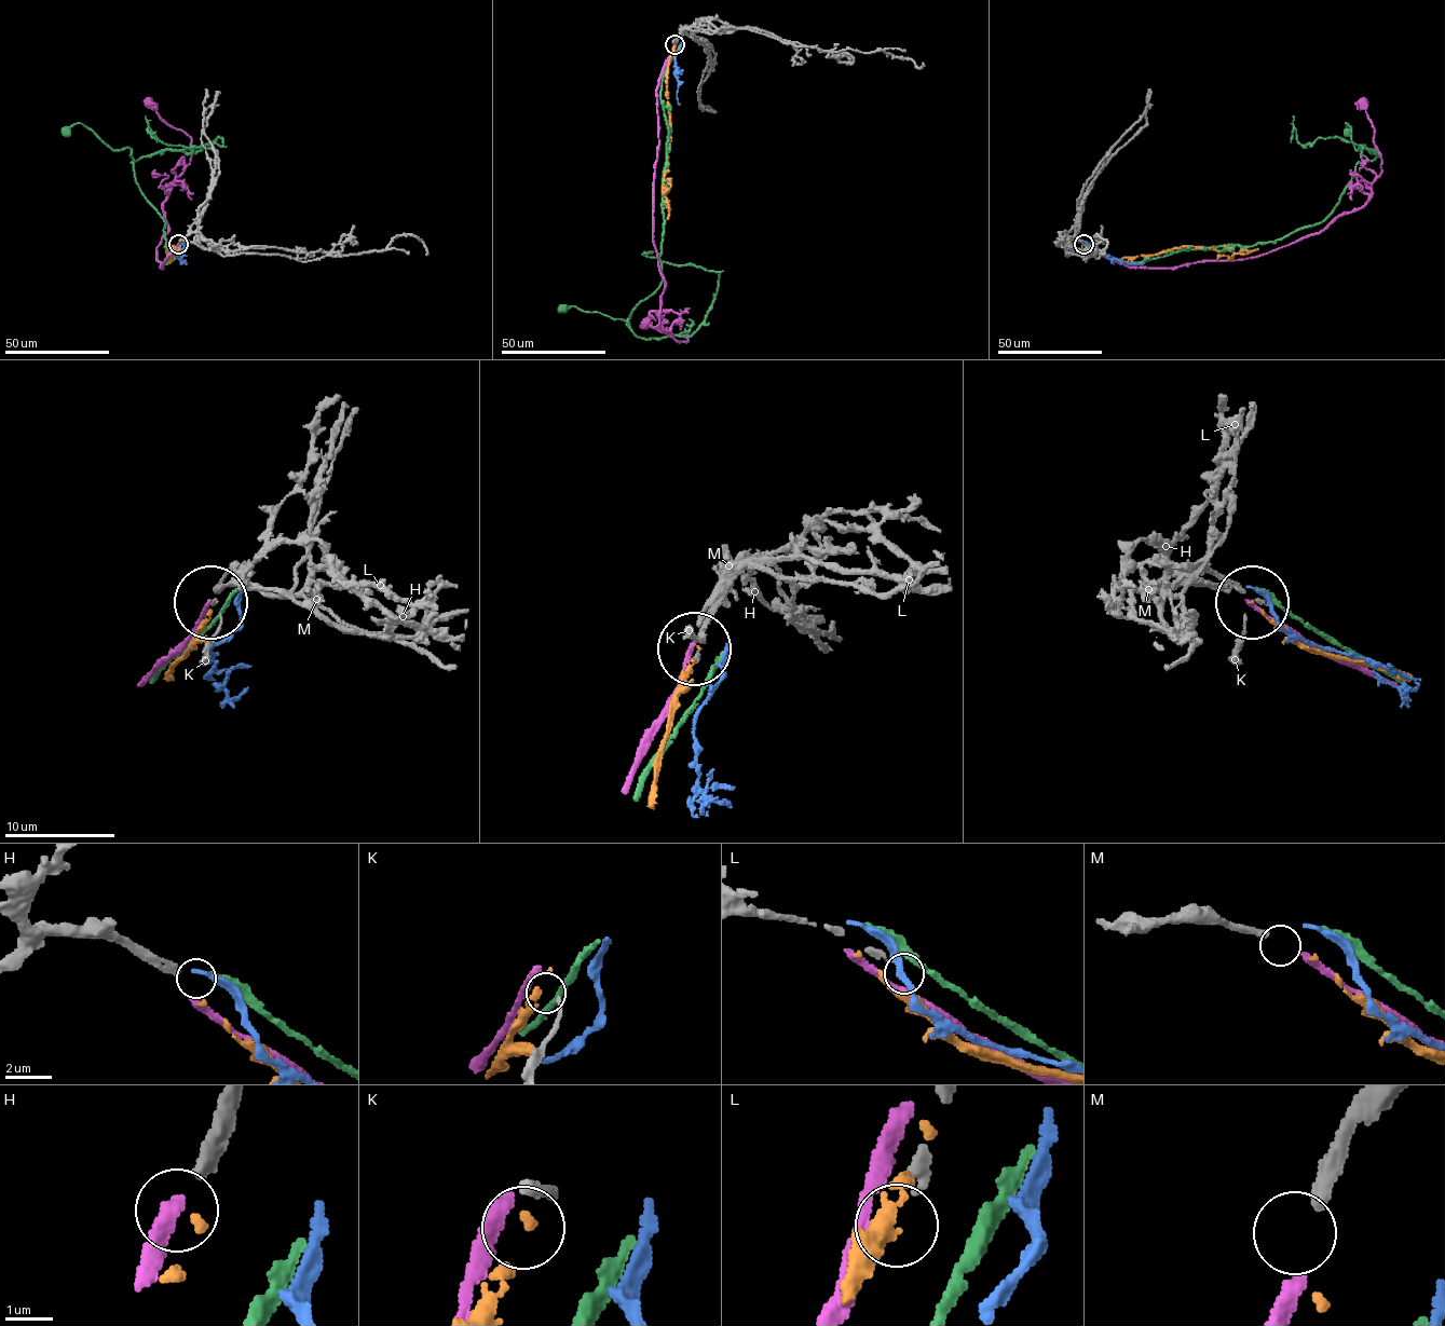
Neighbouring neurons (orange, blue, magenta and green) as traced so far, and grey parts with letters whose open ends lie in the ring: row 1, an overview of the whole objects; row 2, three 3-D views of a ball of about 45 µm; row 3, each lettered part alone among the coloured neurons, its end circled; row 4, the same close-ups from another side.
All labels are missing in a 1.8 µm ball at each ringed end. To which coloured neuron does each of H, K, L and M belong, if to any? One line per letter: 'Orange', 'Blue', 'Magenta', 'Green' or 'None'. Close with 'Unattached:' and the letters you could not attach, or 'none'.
H: None
K: Orange
L: None
M: Magenta
Unattached: H, L

